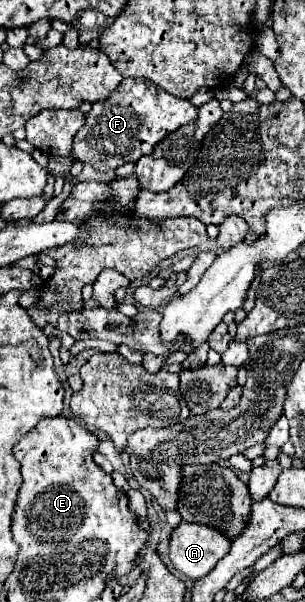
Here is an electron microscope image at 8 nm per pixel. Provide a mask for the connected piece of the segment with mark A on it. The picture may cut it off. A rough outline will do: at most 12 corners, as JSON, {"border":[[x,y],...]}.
{"border":[[199,523],[171,535],[171,561],[191,581],[227,555],[229,539]]}

